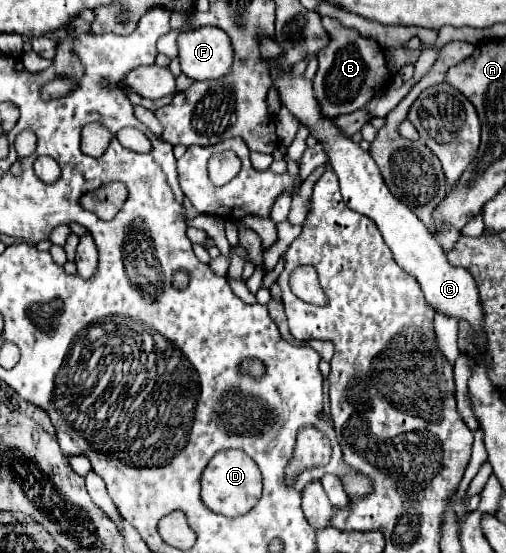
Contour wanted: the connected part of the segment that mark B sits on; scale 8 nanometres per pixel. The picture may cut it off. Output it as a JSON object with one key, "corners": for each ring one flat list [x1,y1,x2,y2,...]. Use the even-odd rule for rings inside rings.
{"corners":[[323,17,323,27,329,33,329,45,319,53,319,69,313,79,313,91,321,111,333,119,343,113,363,109,377,91,383,91,391,83,393,73,387,67,387,55,377,41,361,37,355,29,343,27,333,17]]}

